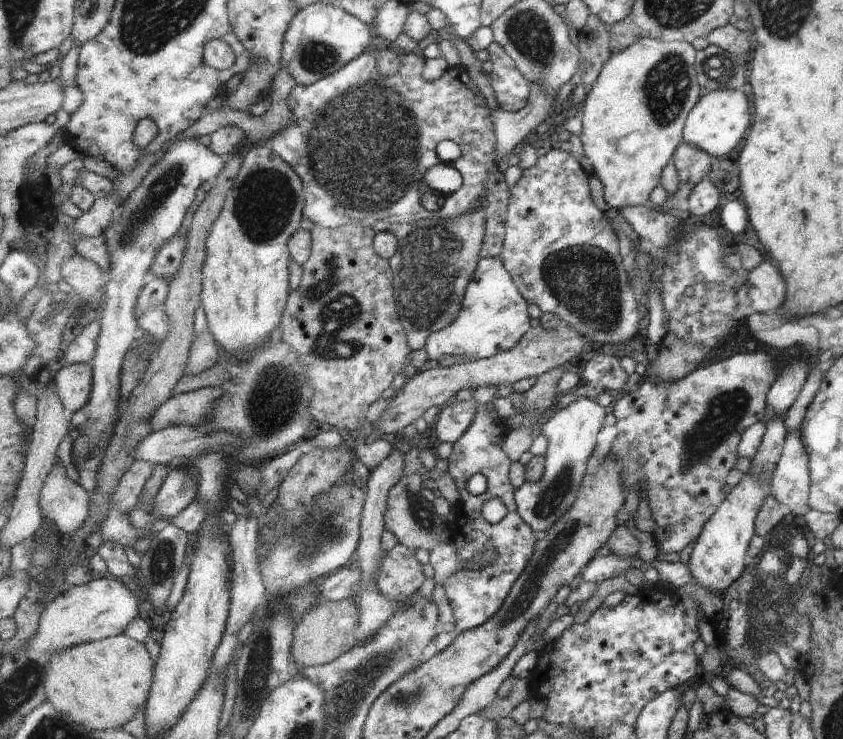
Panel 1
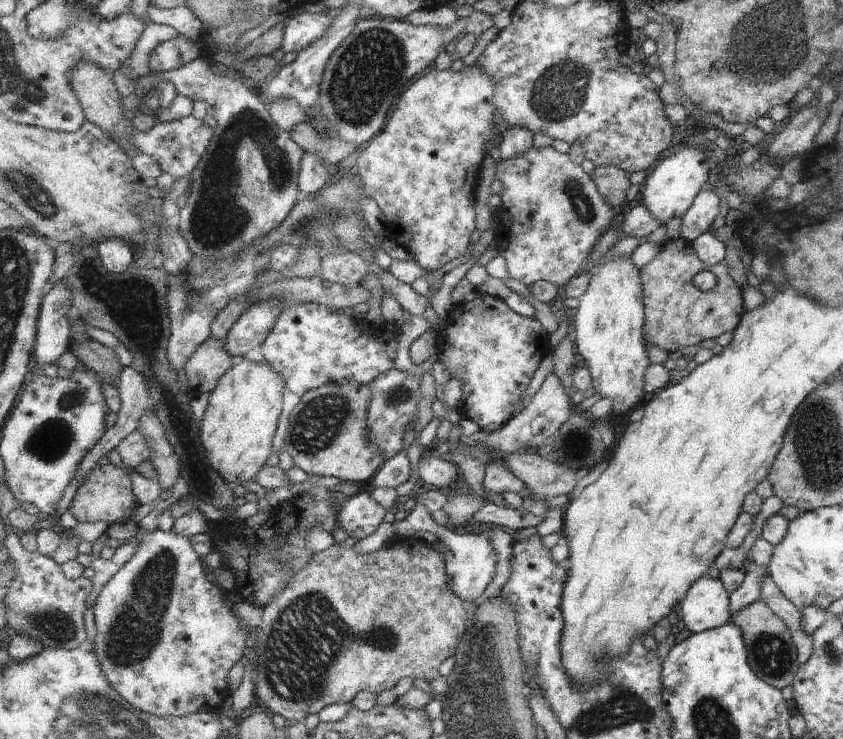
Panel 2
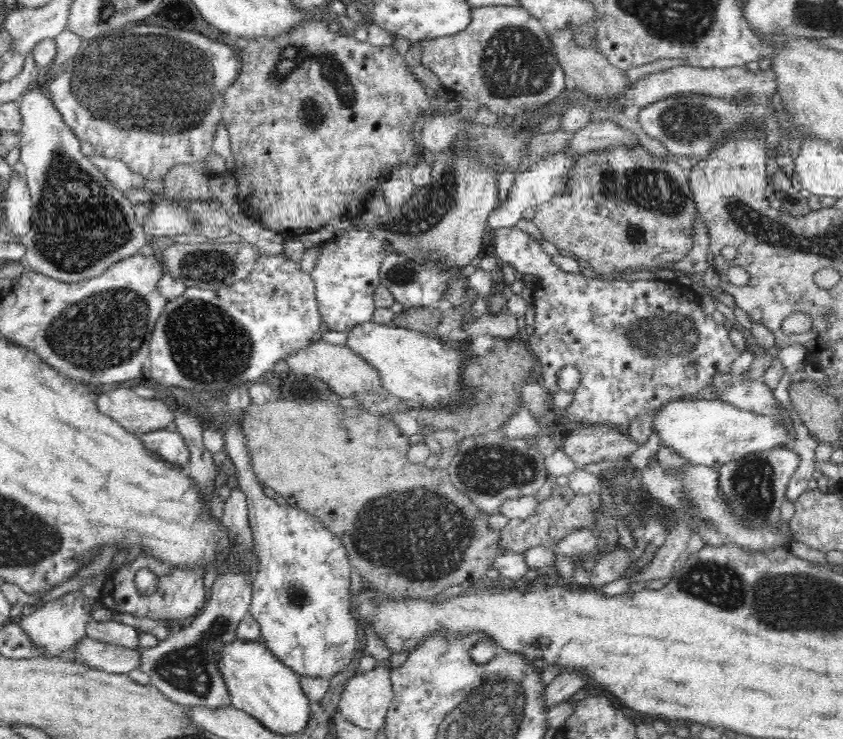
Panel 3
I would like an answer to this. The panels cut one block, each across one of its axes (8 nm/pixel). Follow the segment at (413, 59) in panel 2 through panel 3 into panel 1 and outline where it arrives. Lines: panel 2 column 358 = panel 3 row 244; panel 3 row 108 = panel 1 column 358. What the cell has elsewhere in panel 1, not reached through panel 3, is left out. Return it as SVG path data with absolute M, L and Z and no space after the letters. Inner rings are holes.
M335 2L333 5L317 3L304 8L293 19L284 40L284 69L297 85L309 86L347 67L358 56L367 52L372 29L356 16L345 12Z

